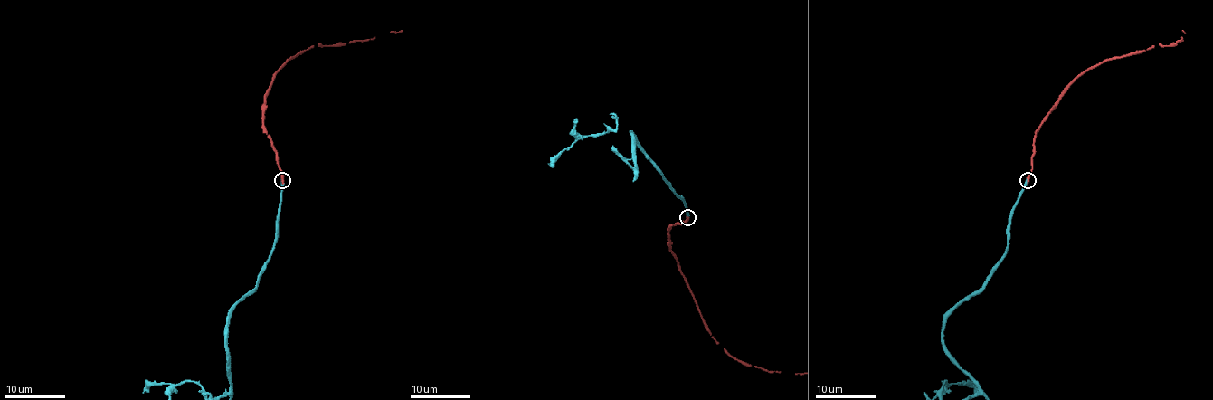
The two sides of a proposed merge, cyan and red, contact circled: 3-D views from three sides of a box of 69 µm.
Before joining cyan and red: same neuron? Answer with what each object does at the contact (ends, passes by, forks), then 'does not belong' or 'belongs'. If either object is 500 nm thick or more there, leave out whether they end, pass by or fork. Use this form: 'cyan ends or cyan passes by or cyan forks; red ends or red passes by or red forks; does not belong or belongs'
cyan ends; red ends; belongs

